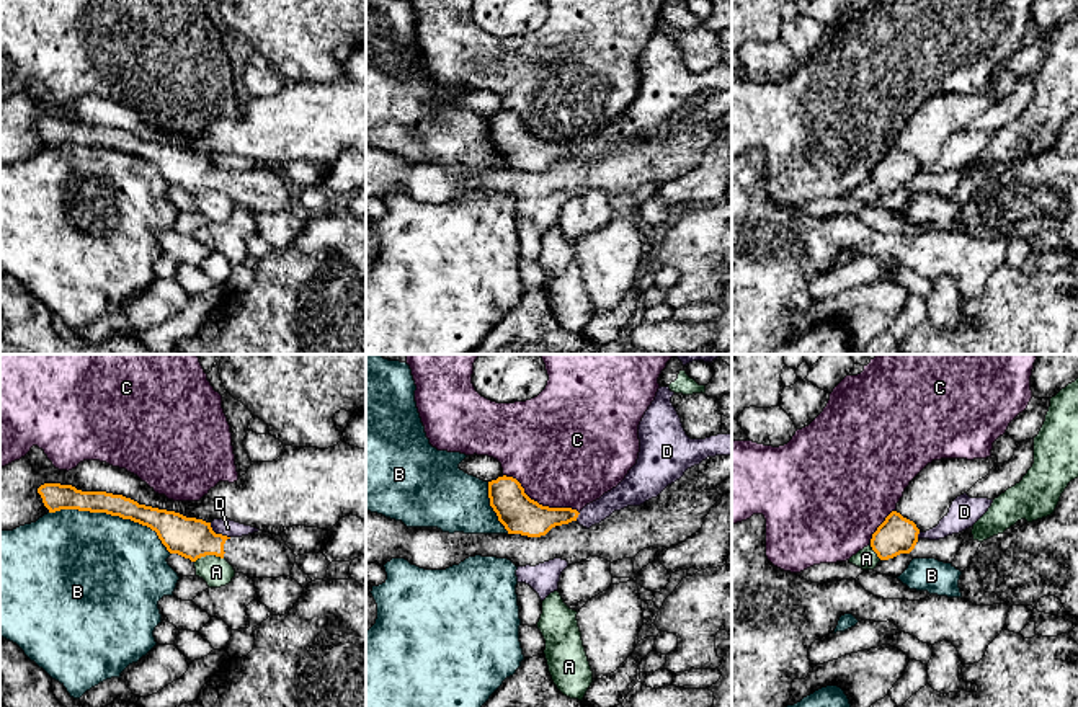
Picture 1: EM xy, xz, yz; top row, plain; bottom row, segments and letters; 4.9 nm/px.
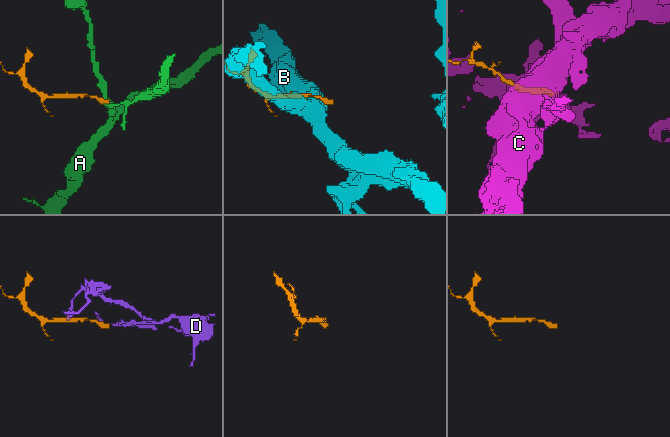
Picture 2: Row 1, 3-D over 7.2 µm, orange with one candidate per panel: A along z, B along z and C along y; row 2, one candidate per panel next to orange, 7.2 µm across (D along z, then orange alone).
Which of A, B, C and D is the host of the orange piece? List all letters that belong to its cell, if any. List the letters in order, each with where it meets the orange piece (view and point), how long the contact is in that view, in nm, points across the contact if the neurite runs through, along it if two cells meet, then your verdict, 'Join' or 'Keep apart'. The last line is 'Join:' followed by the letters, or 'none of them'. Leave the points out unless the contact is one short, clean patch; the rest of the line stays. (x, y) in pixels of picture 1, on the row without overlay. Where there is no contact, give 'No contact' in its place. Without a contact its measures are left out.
A: Touches orange at xy (208, 188). Shared border 150 nm. Boundary: xy (222, 191), (201, 190), (195, 196). Keep apart
B: Touches orange at xy (113, 149). Shared border 650 nm. Keep apart
C: Touches orange at xz (538, 137). Shared border 420 nm. Keep apart
D: Touches orange at xy (218, 168). Shared border 130 nm. Boundary: xy (209, 157), (216, 167), (229, 172). Keep apart
Join: none of them

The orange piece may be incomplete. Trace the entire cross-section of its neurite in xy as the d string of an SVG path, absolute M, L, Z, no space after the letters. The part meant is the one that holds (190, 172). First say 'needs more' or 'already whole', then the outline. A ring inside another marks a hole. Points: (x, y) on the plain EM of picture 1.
needs more; M44 118L38 127L49 147L78 144L131 153L155 165L170 188L178 188L191 196L216 189L225 193L235 207L250 212L289 211L296 198L296 189L283 171L265 165L227 171L216 168L211 157L203 153L139 139L122 129L82 126L72 119Z

